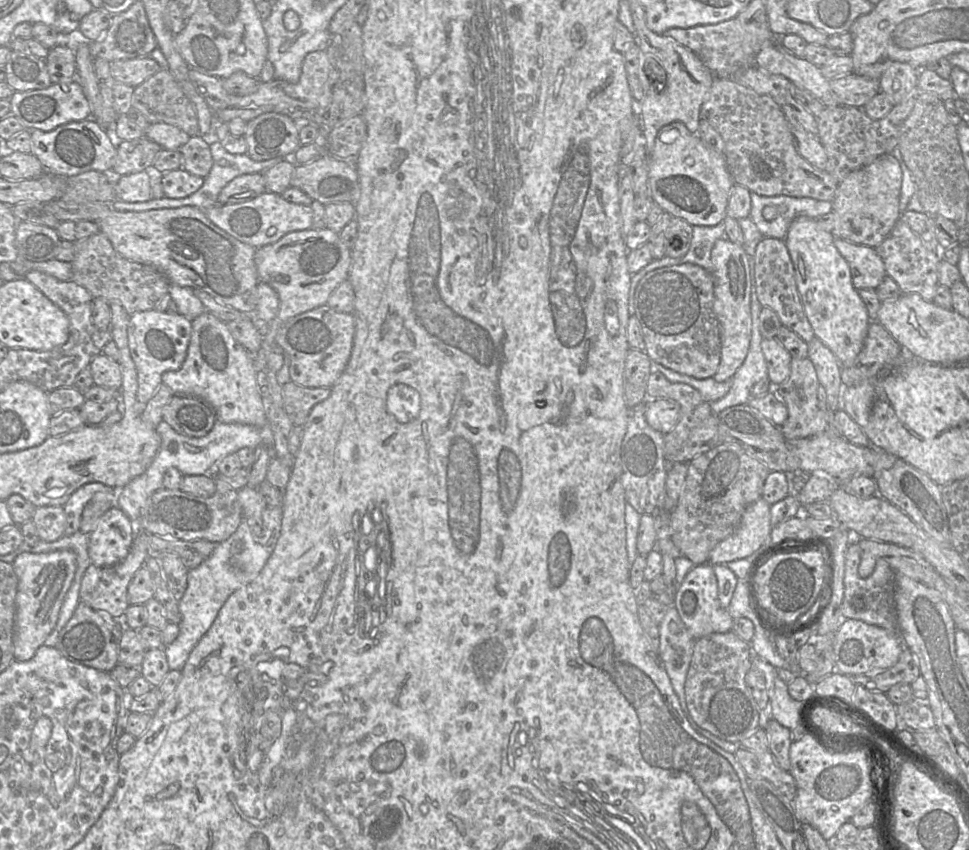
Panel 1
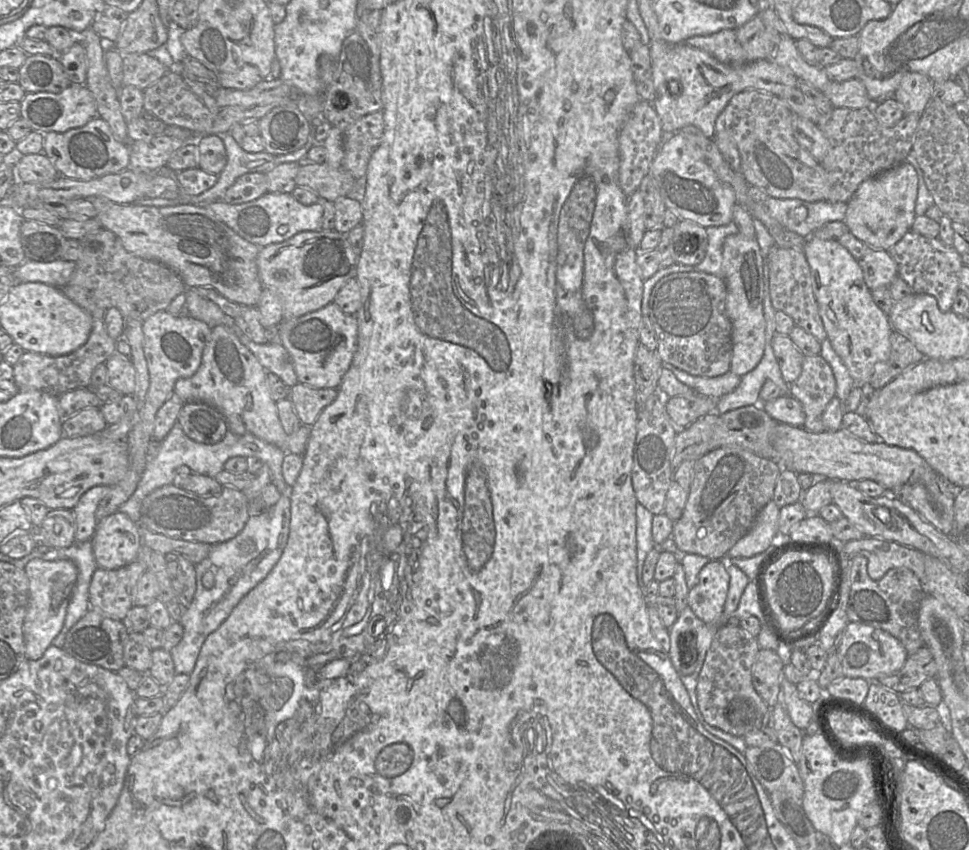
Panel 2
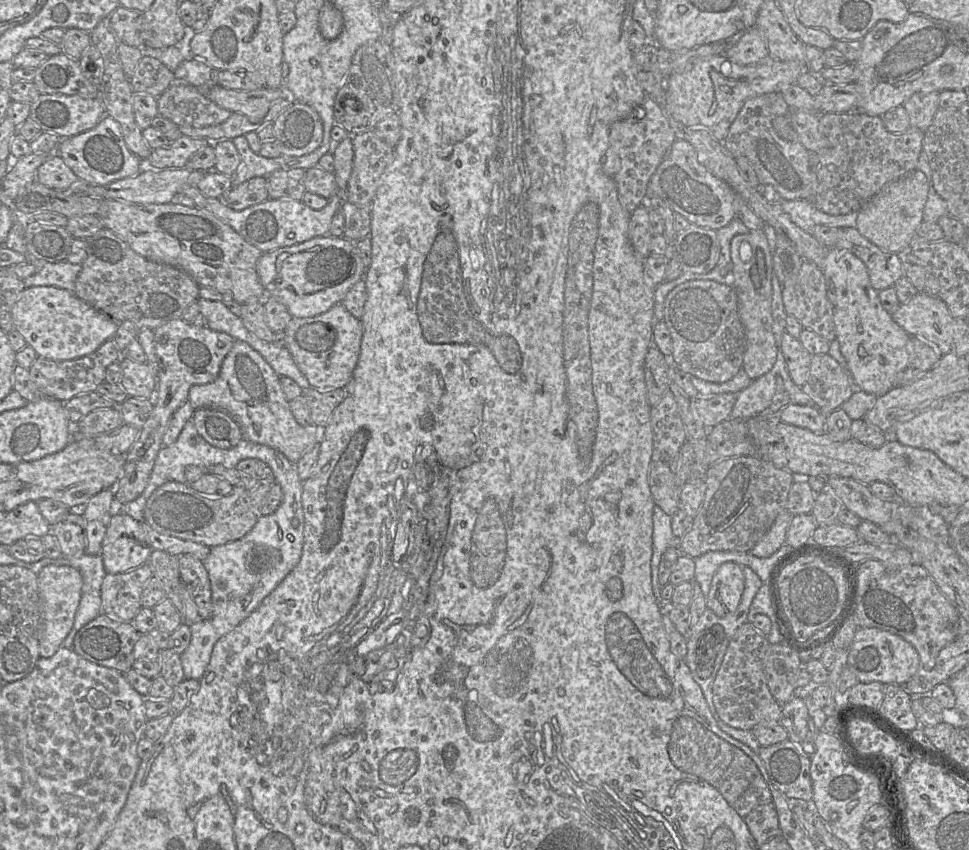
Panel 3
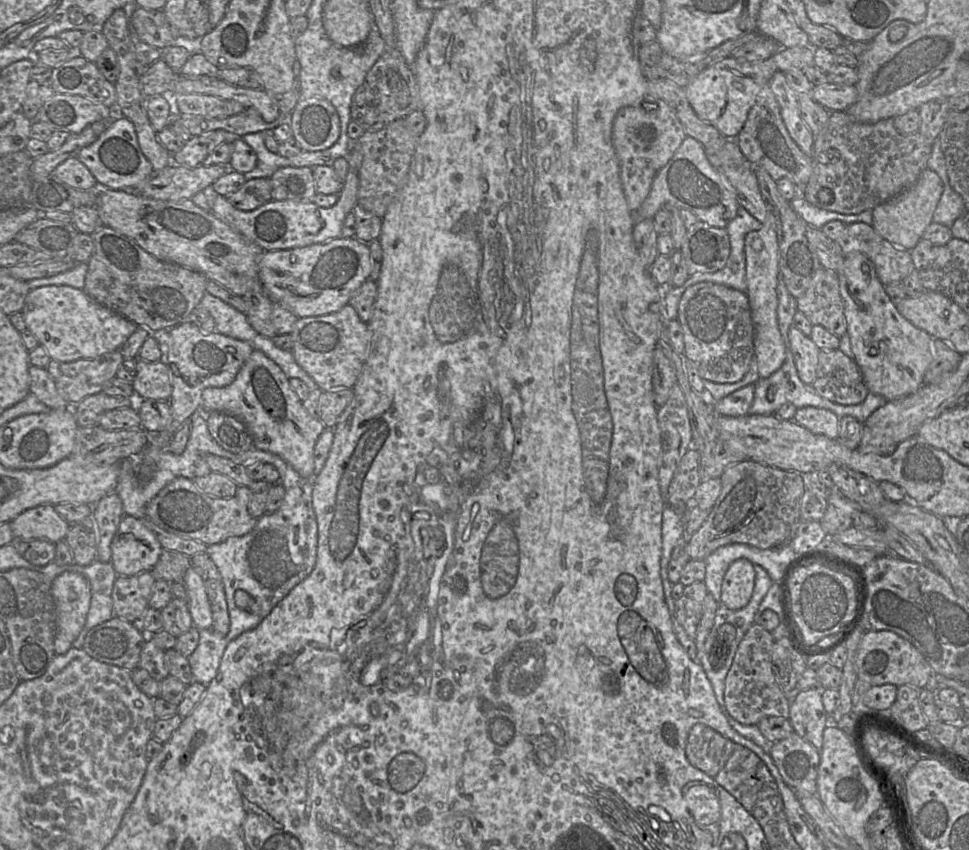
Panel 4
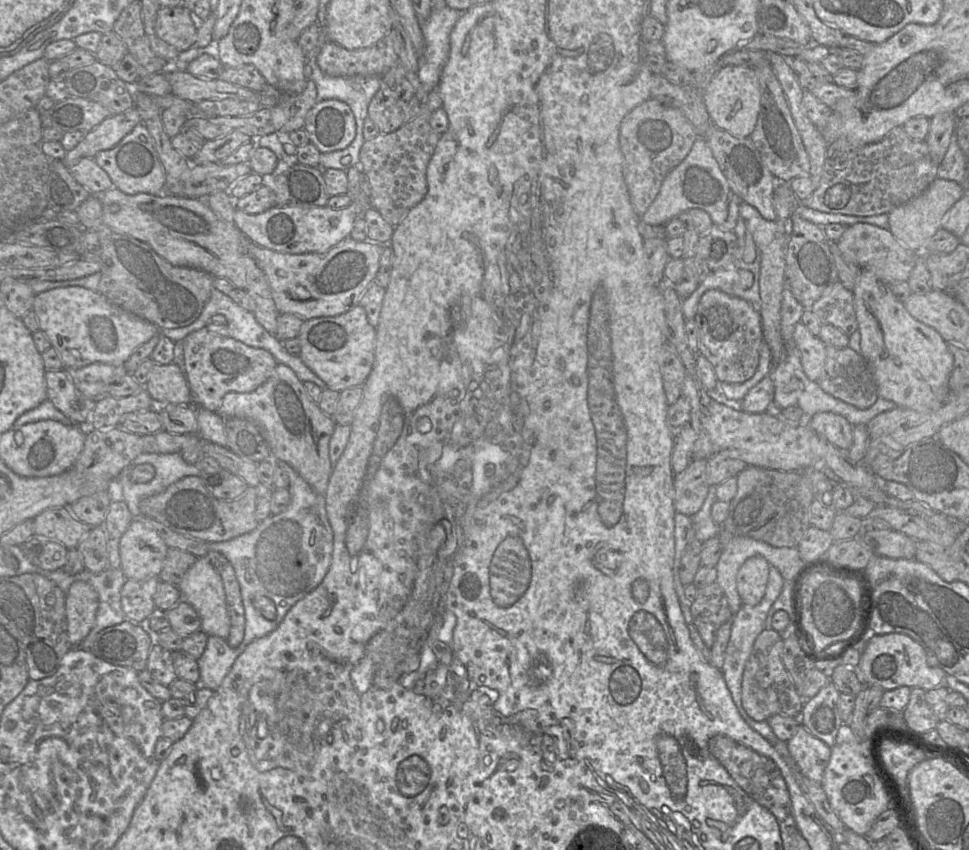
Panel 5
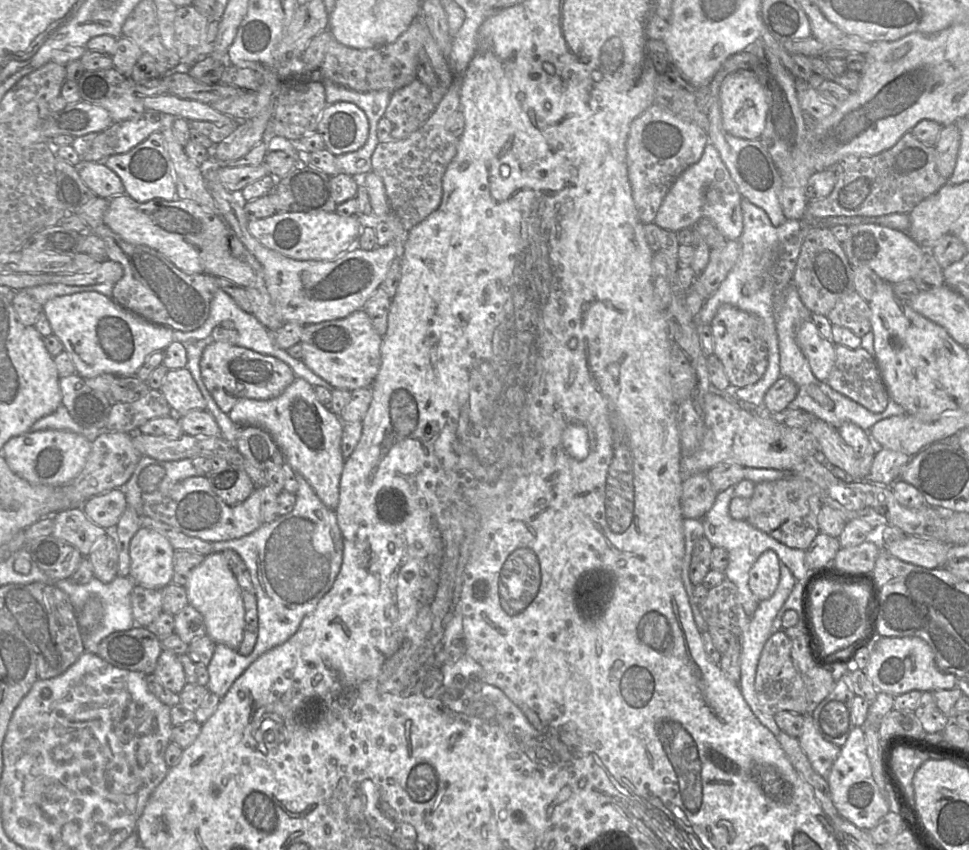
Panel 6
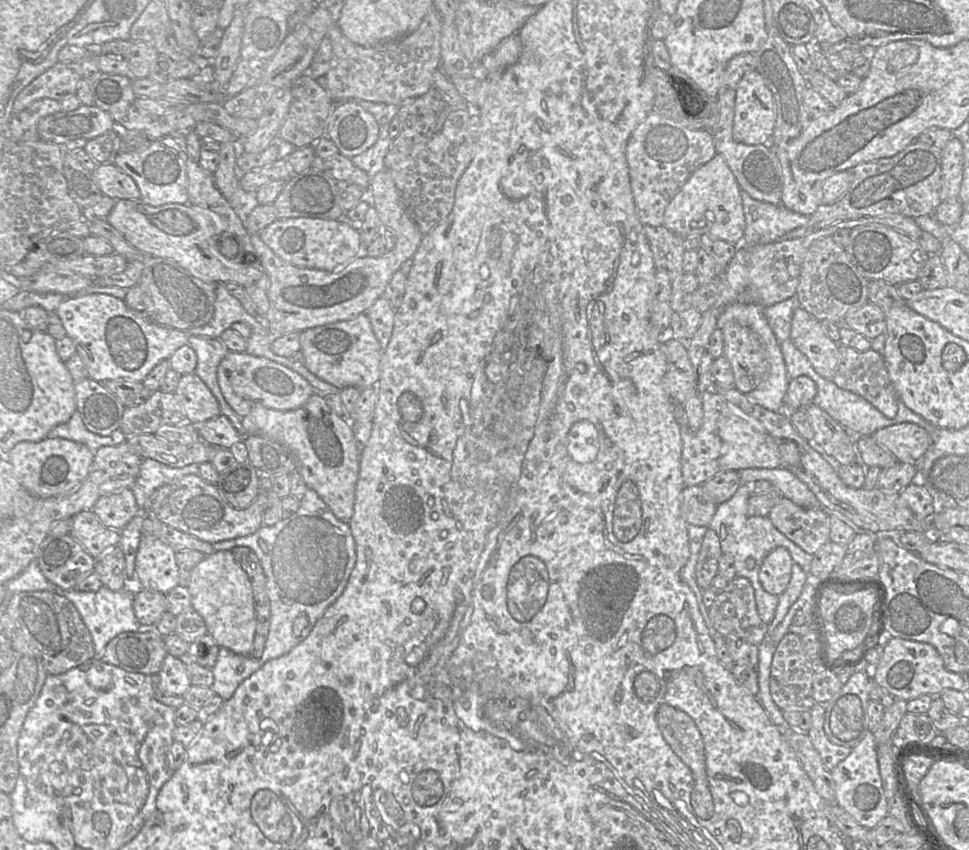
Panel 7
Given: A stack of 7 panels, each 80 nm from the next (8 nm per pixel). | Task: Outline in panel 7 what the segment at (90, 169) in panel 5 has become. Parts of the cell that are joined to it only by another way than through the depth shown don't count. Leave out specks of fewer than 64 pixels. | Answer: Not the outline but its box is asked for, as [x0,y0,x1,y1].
[93,163,140,200]

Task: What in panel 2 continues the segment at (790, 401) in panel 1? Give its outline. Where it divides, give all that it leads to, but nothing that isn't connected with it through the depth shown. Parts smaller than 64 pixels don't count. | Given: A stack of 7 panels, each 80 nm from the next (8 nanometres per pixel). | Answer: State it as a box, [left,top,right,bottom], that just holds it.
[789,354,836,433]

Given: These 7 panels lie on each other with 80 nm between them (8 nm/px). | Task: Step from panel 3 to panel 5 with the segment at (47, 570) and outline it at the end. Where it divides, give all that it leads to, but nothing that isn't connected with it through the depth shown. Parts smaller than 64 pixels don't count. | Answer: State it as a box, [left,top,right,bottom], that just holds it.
[65,580,98,647]

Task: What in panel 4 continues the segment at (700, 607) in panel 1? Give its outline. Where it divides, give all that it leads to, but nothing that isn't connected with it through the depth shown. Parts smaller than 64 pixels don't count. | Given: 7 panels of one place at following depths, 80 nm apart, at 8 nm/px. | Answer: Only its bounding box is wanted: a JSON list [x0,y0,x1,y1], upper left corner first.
[719,560,755,611]

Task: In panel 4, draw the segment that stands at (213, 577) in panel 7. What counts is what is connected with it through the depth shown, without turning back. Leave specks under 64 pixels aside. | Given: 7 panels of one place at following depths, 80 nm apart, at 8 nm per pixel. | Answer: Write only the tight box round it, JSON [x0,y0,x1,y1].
[182,567,213,629]

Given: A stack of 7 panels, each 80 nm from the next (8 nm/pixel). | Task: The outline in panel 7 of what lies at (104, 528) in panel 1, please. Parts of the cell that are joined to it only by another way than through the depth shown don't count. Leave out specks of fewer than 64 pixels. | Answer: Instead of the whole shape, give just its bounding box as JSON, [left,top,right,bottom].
[135,535,179,594]

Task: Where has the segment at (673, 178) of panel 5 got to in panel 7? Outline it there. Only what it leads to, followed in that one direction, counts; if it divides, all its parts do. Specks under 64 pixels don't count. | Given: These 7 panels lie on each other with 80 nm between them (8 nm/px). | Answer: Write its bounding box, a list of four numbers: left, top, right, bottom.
[663,153,746,244]

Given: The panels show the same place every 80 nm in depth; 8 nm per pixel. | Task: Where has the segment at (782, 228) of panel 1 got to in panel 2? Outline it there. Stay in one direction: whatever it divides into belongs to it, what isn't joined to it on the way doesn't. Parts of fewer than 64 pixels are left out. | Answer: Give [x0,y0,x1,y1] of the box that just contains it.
[762,197,847,237]

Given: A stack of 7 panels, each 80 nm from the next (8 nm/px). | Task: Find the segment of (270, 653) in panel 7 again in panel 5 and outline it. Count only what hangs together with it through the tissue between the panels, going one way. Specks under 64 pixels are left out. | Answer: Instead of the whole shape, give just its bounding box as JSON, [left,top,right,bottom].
[197,459,333,690]

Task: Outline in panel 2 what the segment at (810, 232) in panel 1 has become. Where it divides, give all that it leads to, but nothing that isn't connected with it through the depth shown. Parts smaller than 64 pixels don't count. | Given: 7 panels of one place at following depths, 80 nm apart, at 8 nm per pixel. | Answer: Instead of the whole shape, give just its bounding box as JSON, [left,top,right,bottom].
[802,236,894,386]

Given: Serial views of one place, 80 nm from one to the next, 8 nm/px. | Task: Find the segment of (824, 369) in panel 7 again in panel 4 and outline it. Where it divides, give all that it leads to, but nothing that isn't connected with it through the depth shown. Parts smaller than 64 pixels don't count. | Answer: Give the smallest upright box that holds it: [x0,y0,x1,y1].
[789,326,821,384]

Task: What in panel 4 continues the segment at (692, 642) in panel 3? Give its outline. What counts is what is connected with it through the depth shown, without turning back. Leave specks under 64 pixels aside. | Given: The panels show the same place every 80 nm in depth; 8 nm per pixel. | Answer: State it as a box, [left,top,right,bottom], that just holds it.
[696,565,773,707]

